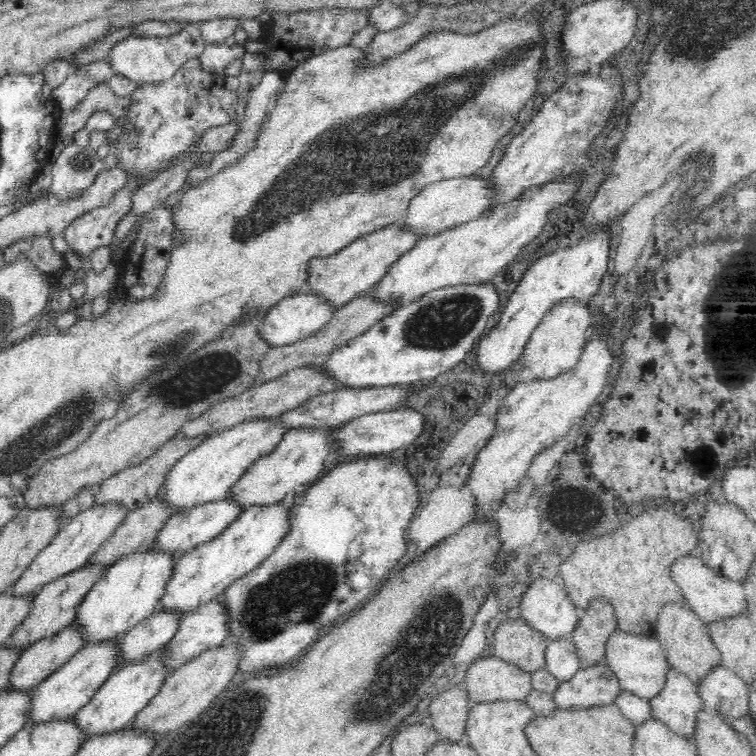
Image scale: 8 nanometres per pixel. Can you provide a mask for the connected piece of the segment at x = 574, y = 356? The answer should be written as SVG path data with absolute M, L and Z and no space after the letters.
M569 299L548 310L539 326L536 326L528 342L524 345L520 362L525 366L524 378L552 380L574 368L583 353L585 333L589 328L590 311L587 302Z

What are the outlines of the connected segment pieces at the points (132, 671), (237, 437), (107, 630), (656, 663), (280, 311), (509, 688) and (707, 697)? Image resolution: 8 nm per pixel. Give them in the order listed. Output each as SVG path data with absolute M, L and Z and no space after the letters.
M161 649L144 658L142 662L132 662L112 672L104 684L95 690L94 696L71 716L71 722L86 739L125 729L134 715L146 706L170 672L159 662L160 653Z
M277 419L250 420L209 435L198 446L182 455L163 476L156 496L166 510L176 515L182 510L192 510L202 504L227 500L229 488L238 477L254 462L255 458L266 454L281 441L283 430Z
M150 550L130 554L112 566L105 567L101 577L90 587L75 608L73 623L79 628L83 644L109 642L156 612L163 586L171 575L174 558Z
M619 627L607 636L603 660L619 680L622 689L648 700L662 690L666 671L670 668L661 642L656 636L627 632Z
M308 292L290 294L282 300L278 300L262 318L258 318L258 334L262 341L270 347L283 347L314 335L319 328L328 324L331 314L337 308L330 307L326 301L318 299L316 295Z
M489 651L470 664L468 679L464 684L470 703L486 699L524 701L533 688L531 673Z
M722 664L712 667L696 682L696 689L707 710L731 717L749 713L747 684Z

